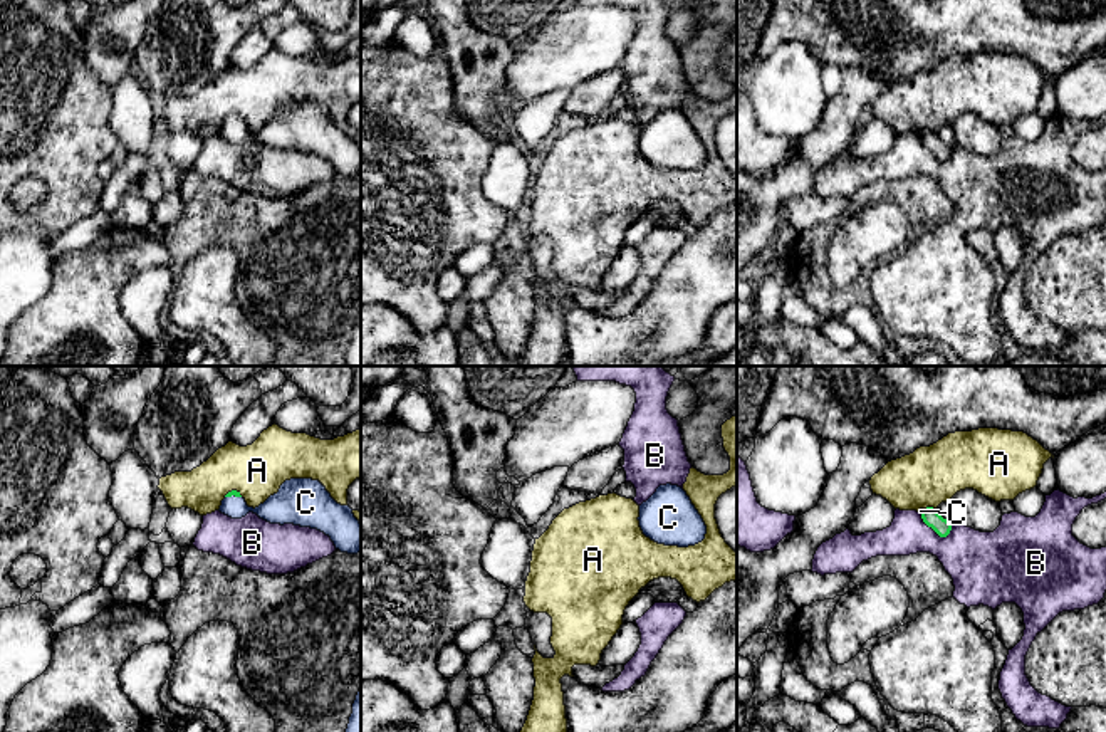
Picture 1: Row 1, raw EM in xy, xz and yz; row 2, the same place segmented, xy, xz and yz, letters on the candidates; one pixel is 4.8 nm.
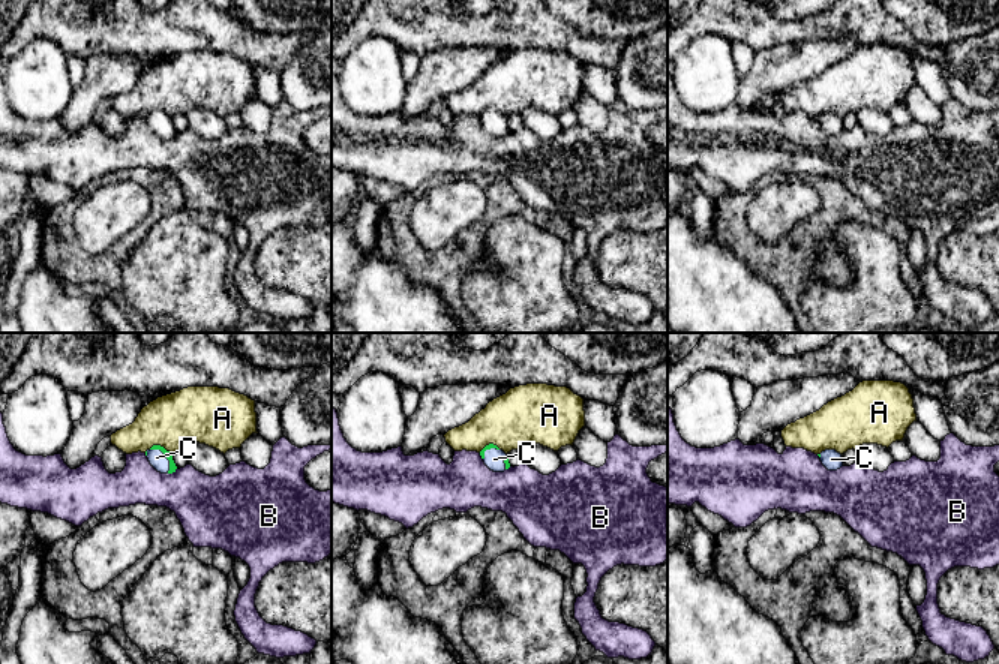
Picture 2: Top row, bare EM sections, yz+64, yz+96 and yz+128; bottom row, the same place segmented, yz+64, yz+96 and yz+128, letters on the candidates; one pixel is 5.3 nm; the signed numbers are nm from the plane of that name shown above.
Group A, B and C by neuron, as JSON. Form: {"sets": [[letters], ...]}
{"sets": [["A"], ["B"], ["C"]]}

